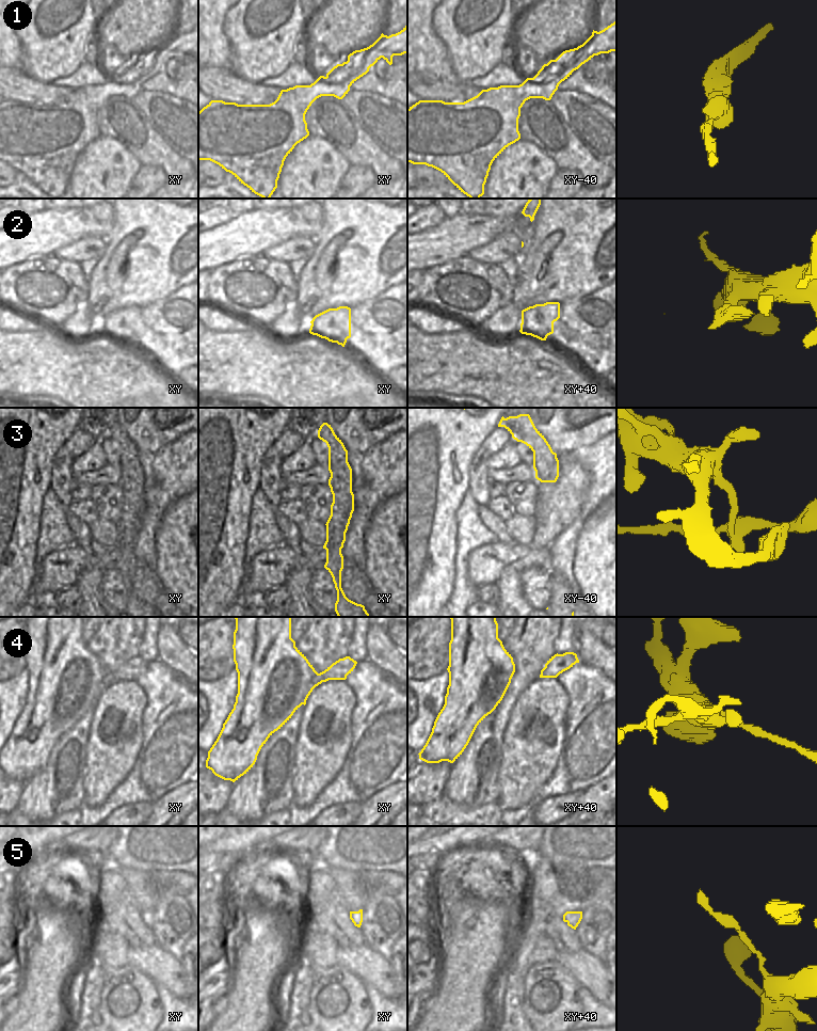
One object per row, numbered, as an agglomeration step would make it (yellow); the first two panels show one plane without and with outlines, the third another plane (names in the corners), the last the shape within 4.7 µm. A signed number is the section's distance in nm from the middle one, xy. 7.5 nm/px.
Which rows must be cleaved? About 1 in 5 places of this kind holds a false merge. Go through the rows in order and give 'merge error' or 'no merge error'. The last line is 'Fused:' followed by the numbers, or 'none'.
1: no merge error
2: no merge error
3: merge error
4: merge error
5: merge error
Fused: 3, 4, 5

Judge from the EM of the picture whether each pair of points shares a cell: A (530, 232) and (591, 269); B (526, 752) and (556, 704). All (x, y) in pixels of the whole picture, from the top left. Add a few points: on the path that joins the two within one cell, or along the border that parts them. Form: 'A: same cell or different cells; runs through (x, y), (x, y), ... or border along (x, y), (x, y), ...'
A: same cell; runs through (545, 239), (565, 247), (576, 254)
B: same cell; runs through (535, 740), (554, 726), (554, 717)

